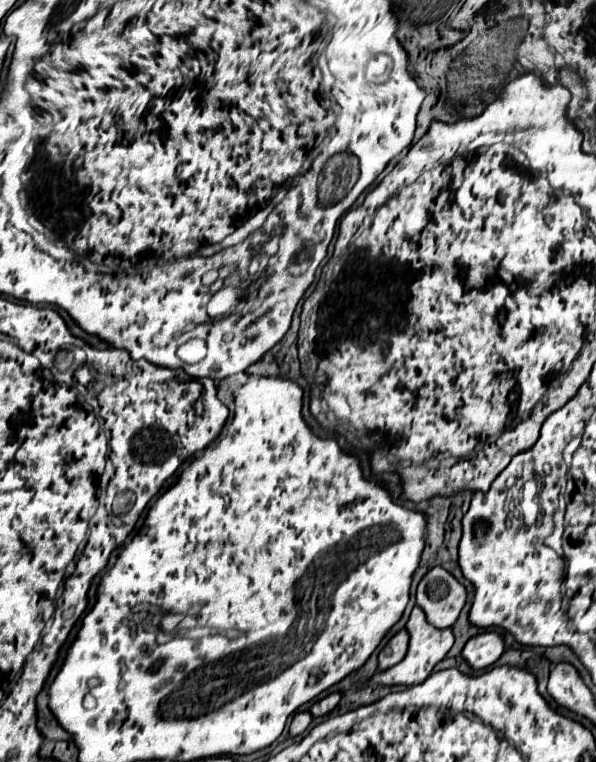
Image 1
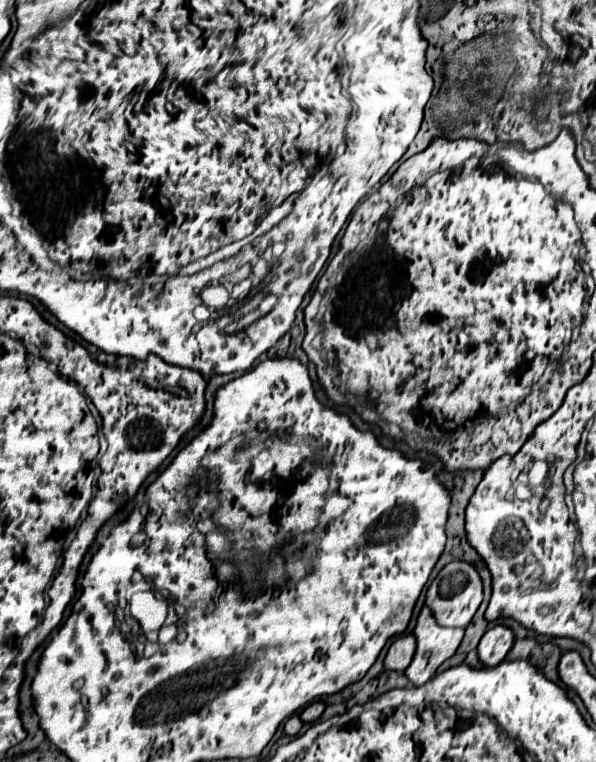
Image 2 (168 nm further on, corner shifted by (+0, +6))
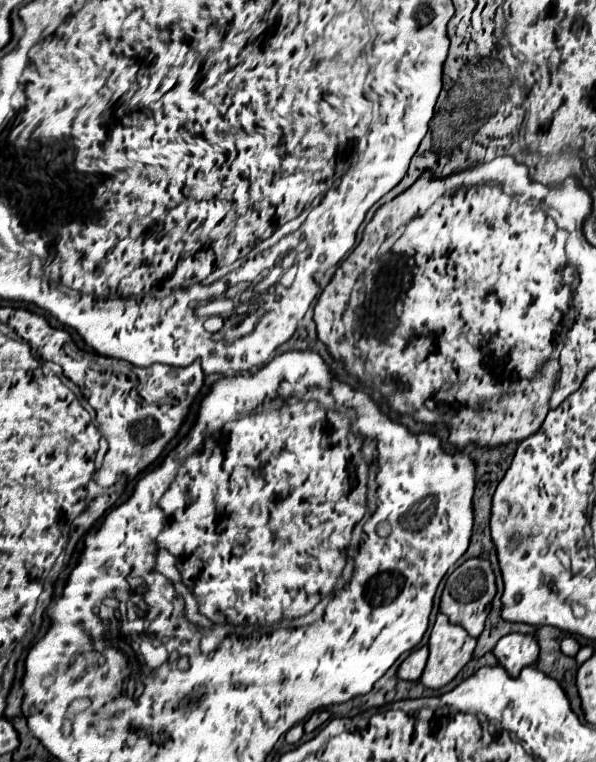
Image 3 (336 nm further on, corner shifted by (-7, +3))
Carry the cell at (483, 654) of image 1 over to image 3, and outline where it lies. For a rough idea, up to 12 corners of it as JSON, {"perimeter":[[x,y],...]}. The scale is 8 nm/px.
{"perimeter":[[508,634],[492,650],[508,674],[518,676],[538,658],[528,634]]}

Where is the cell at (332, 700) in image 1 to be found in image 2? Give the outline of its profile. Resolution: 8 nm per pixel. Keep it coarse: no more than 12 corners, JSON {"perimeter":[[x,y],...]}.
{"perimeter":[[311,703],[299,717],[313,723],[325,711],[325,703]]}

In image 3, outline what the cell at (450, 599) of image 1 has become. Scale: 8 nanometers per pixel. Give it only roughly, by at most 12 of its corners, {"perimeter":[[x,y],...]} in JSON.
{"perimeter":[[488,560],[448,578],[440,612],[474,638],[496,594]]}

